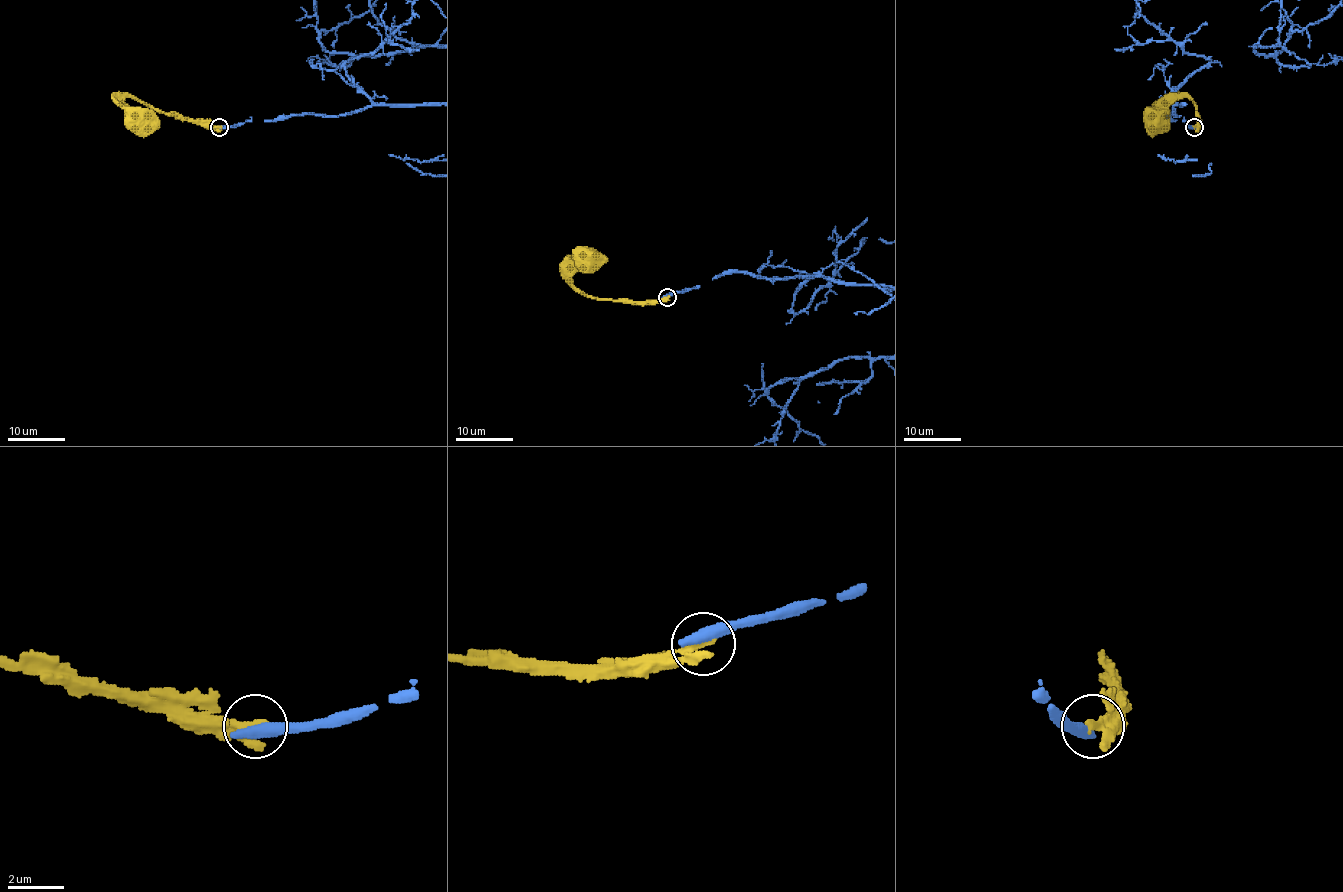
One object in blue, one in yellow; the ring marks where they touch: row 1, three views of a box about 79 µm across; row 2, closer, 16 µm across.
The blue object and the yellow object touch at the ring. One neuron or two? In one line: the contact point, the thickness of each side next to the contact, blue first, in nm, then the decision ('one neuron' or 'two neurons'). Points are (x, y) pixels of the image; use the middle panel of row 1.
(667, 297) | 550/240 nm | two neurons

